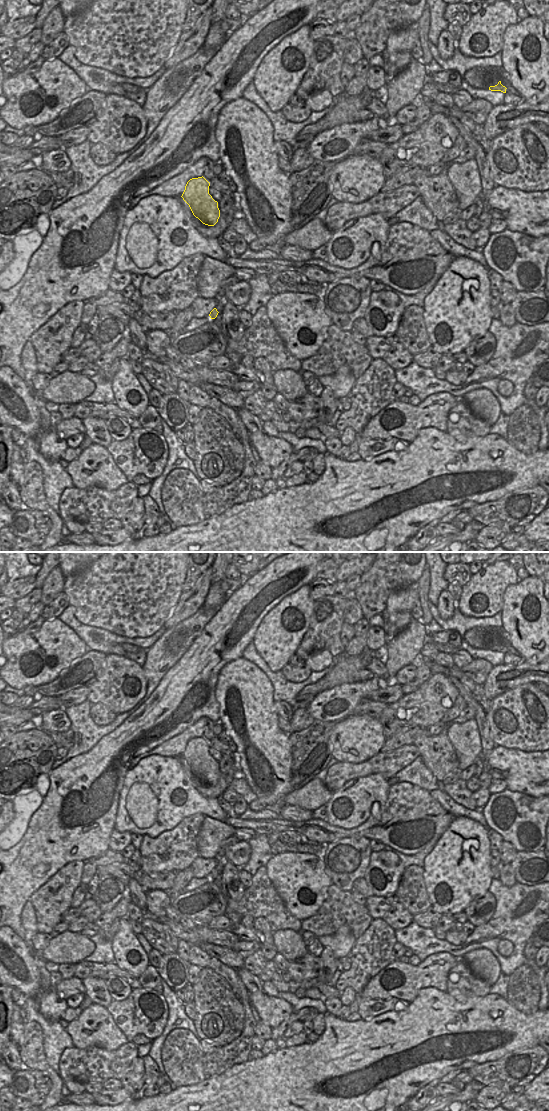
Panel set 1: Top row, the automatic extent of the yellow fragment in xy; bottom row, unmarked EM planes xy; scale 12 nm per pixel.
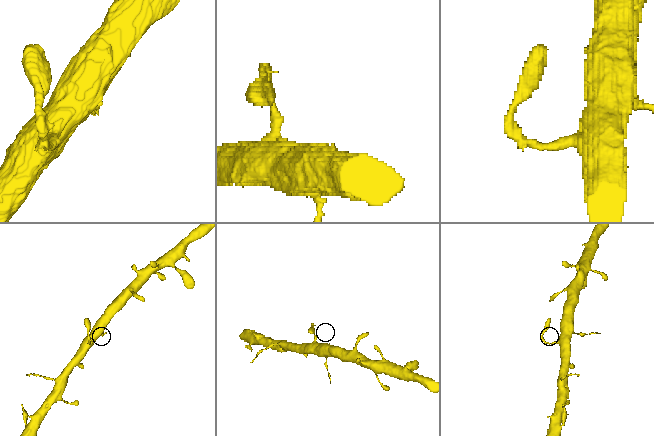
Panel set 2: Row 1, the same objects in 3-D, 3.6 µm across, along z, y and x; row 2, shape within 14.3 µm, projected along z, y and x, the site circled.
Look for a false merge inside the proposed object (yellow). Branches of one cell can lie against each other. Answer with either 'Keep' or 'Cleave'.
Cleave

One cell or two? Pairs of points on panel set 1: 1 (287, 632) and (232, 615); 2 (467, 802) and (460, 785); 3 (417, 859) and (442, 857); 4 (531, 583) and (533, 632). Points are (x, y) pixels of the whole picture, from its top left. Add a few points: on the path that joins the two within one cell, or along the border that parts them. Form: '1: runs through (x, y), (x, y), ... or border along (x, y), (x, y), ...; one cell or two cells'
1: border along (274, 605), (262, 619), (252, 641); two cells
2: runs through (463, 798), (460, 794), (460, 789); one cell
3: border along (434, 846), (425, 857), (423, 867); two cells
4: runs through (524, 595), (521, 599), (519, 610), (524, 620); one cell

